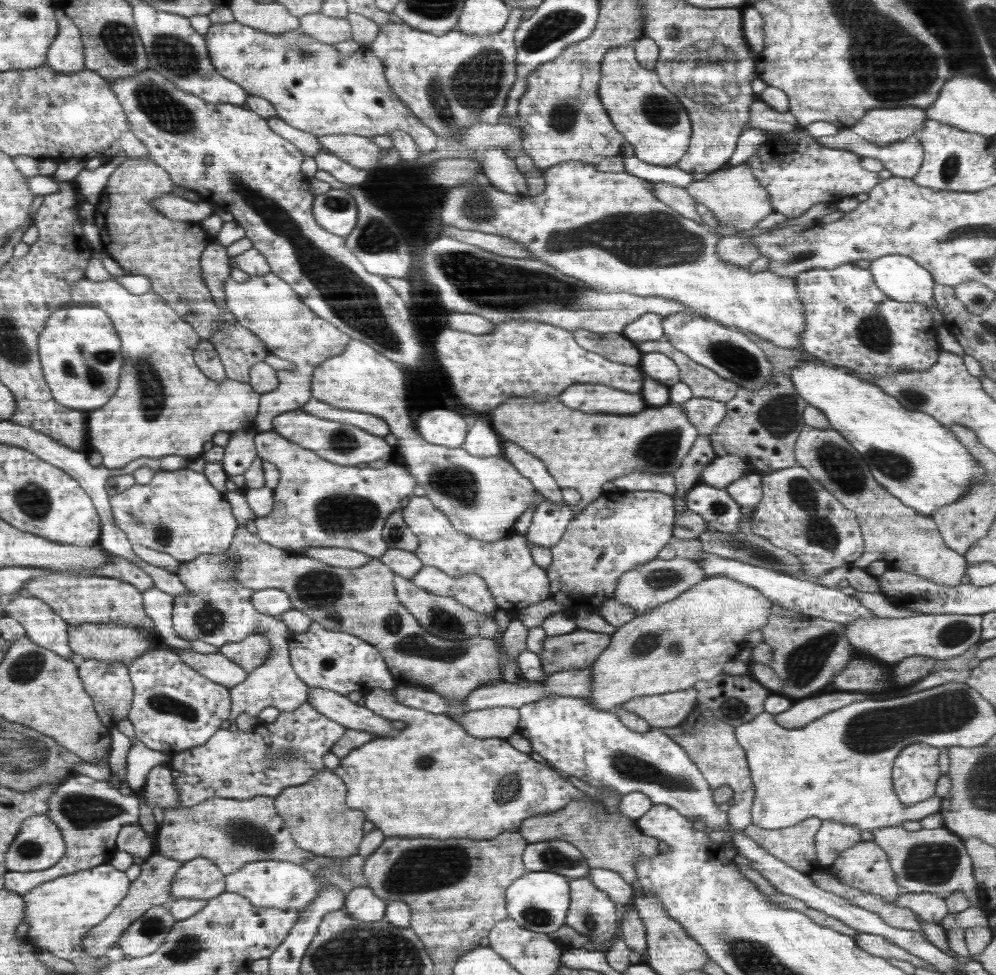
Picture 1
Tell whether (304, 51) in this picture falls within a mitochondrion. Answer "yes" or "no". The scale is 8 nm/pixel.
yes

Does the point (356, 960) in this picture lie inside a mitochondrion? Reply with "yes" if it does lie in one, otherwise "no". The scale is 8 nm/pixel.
yes

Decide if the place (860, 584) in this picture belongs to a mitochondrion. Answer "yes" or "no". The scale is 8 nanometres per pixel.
no

